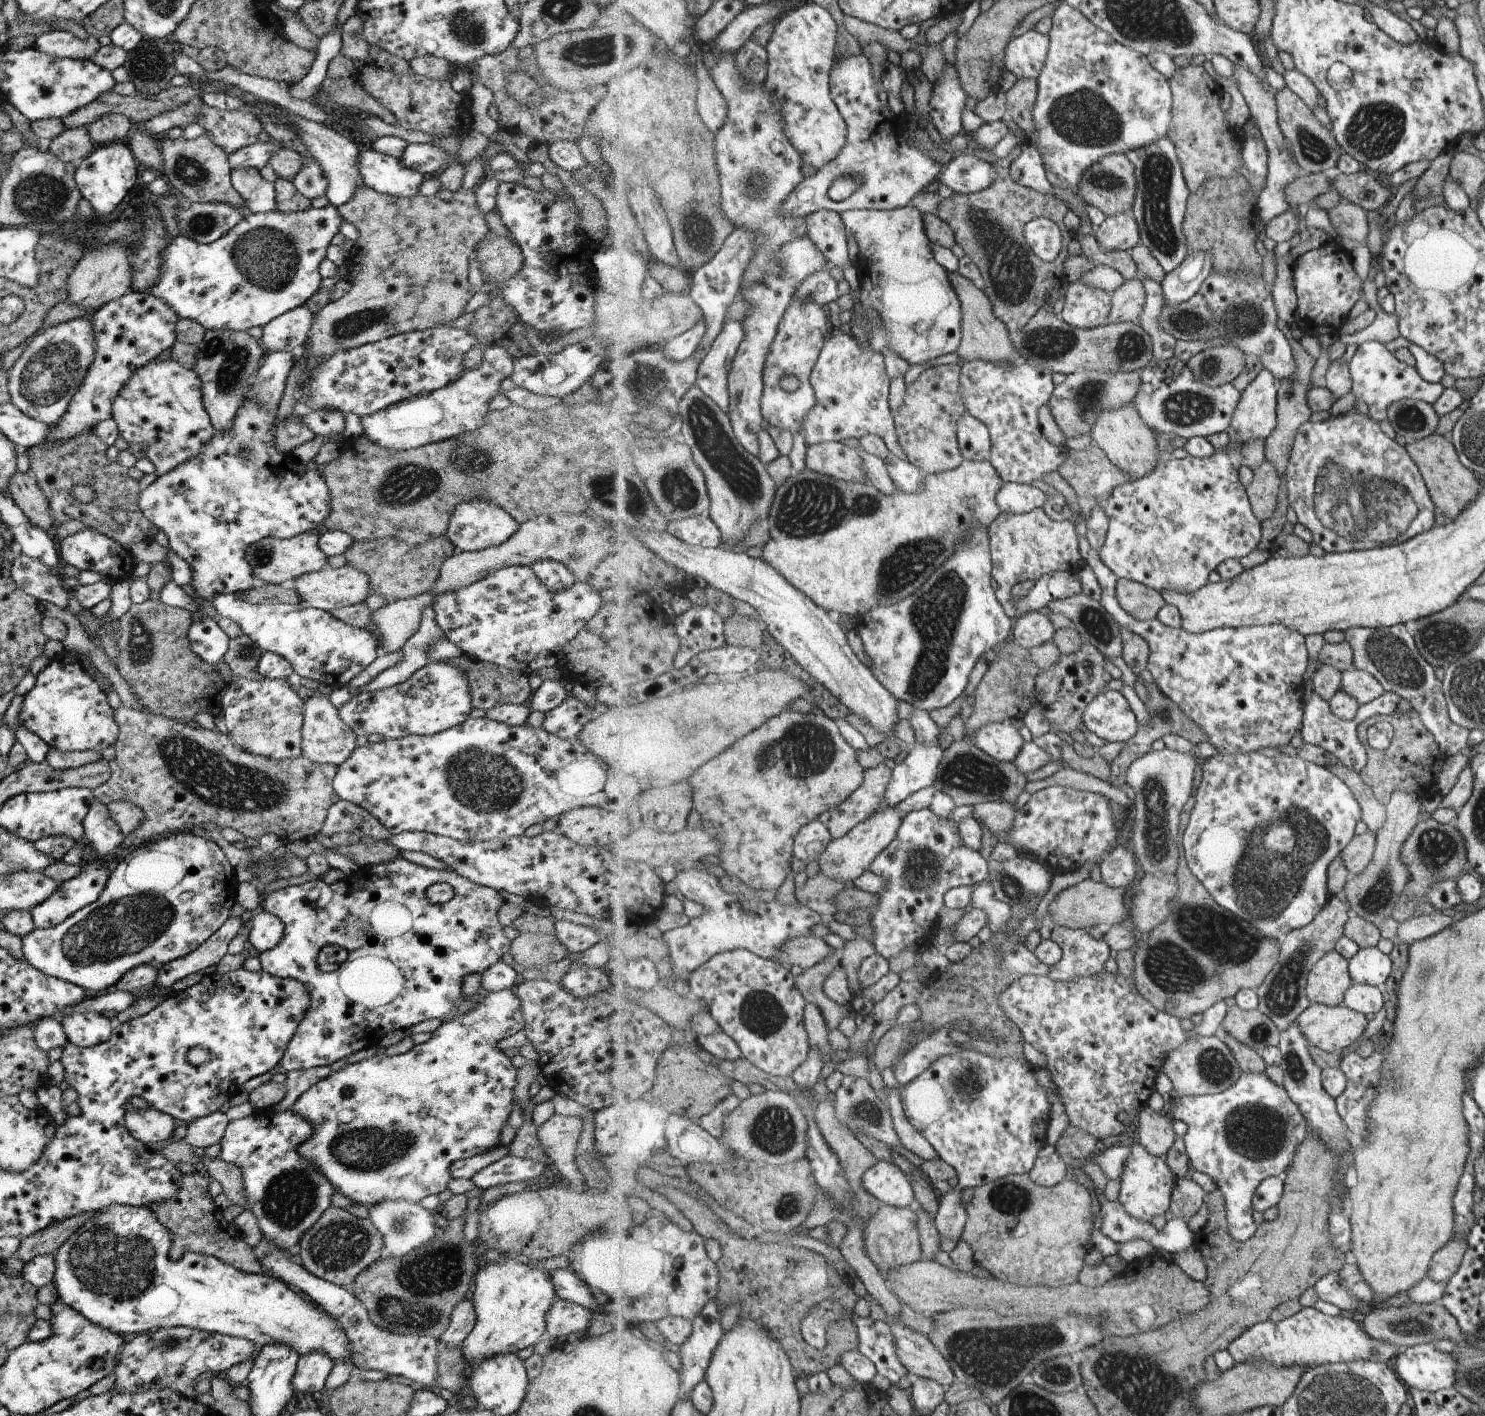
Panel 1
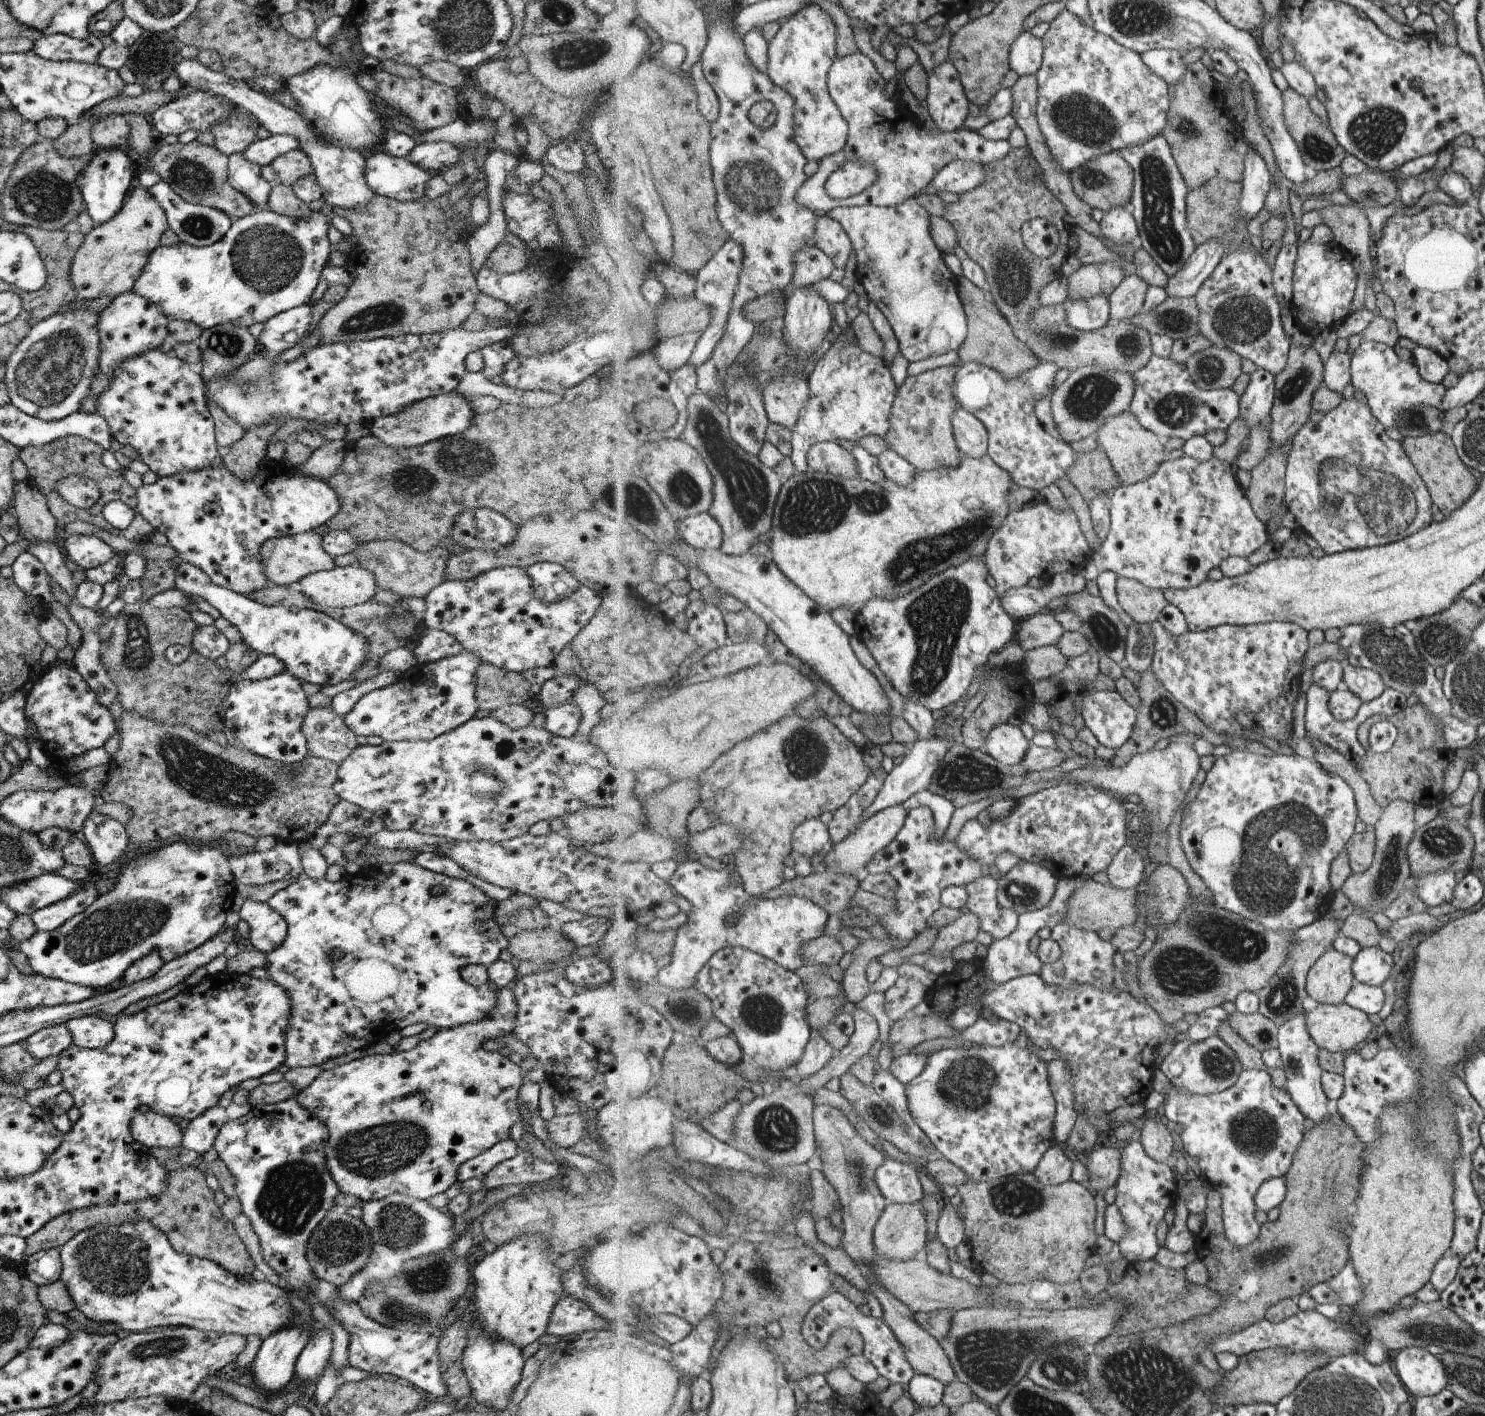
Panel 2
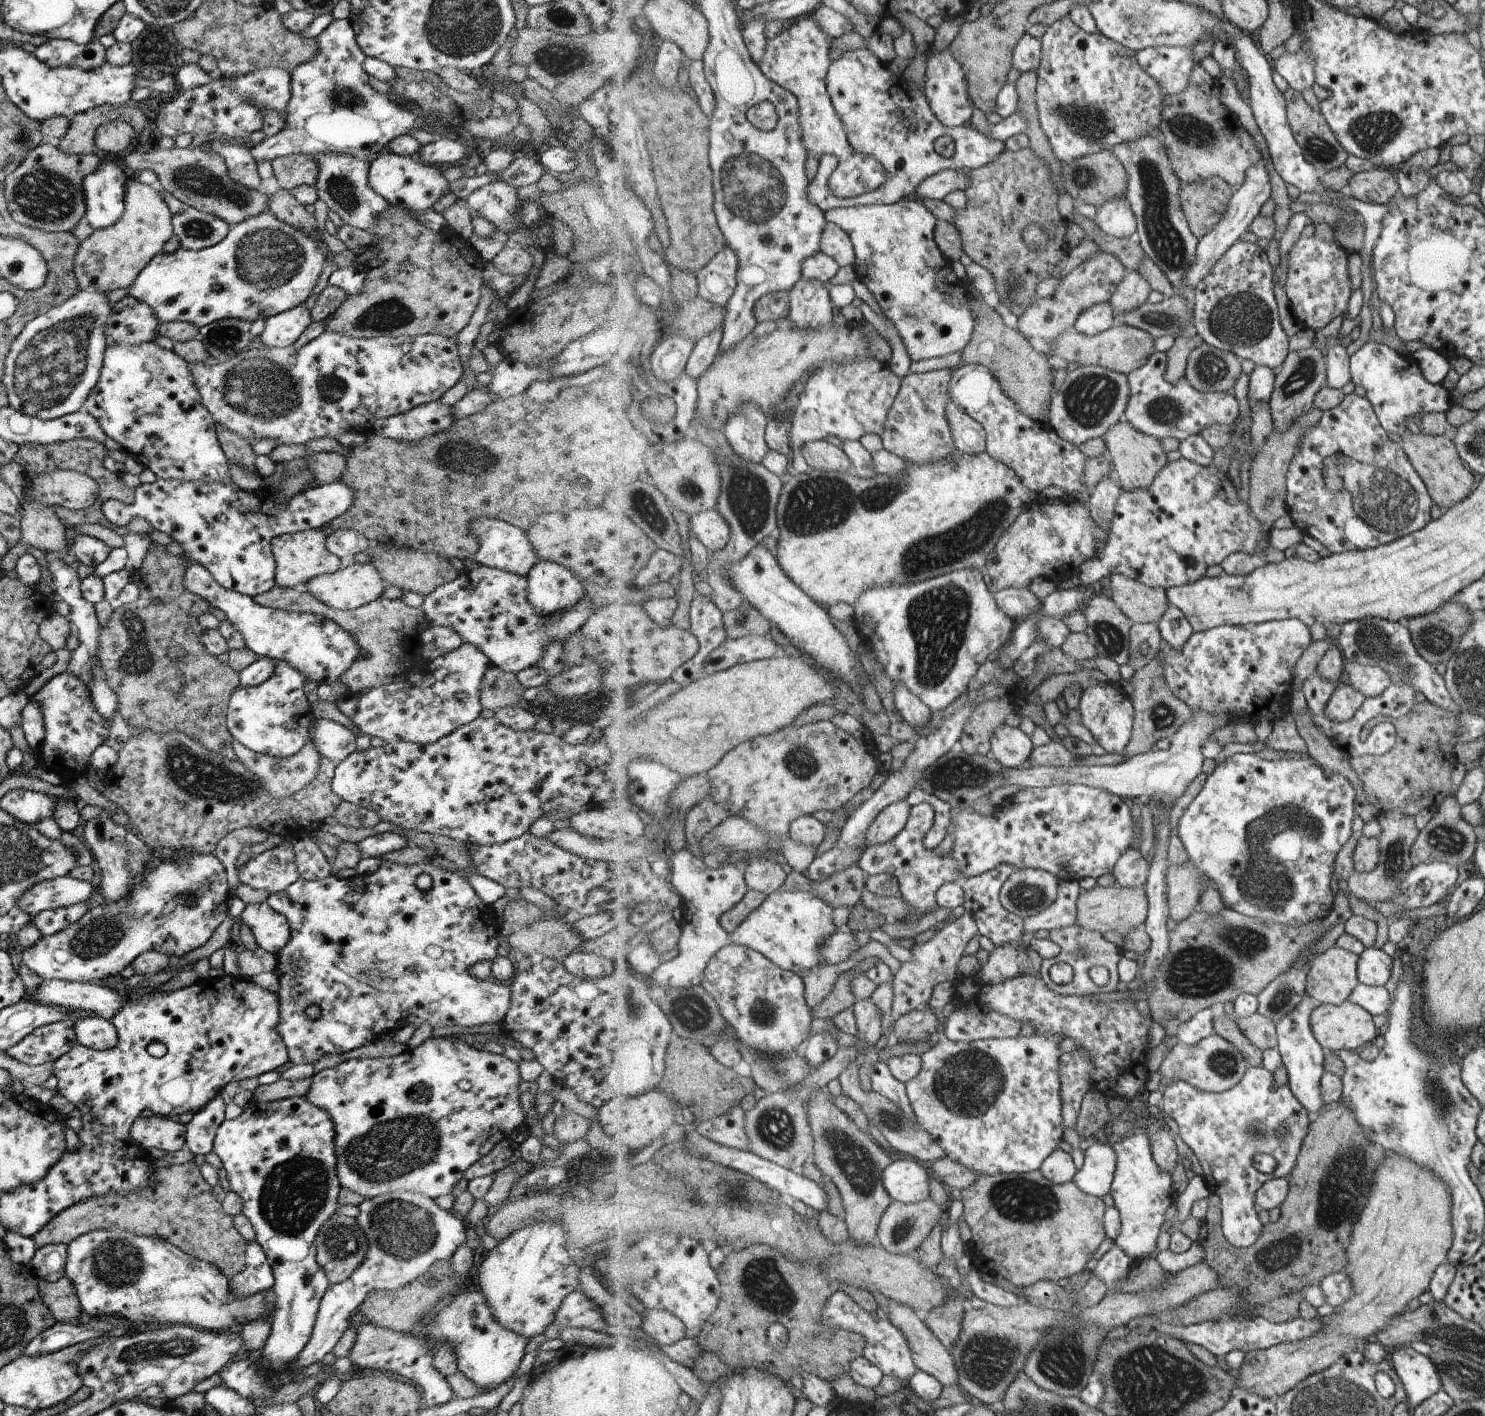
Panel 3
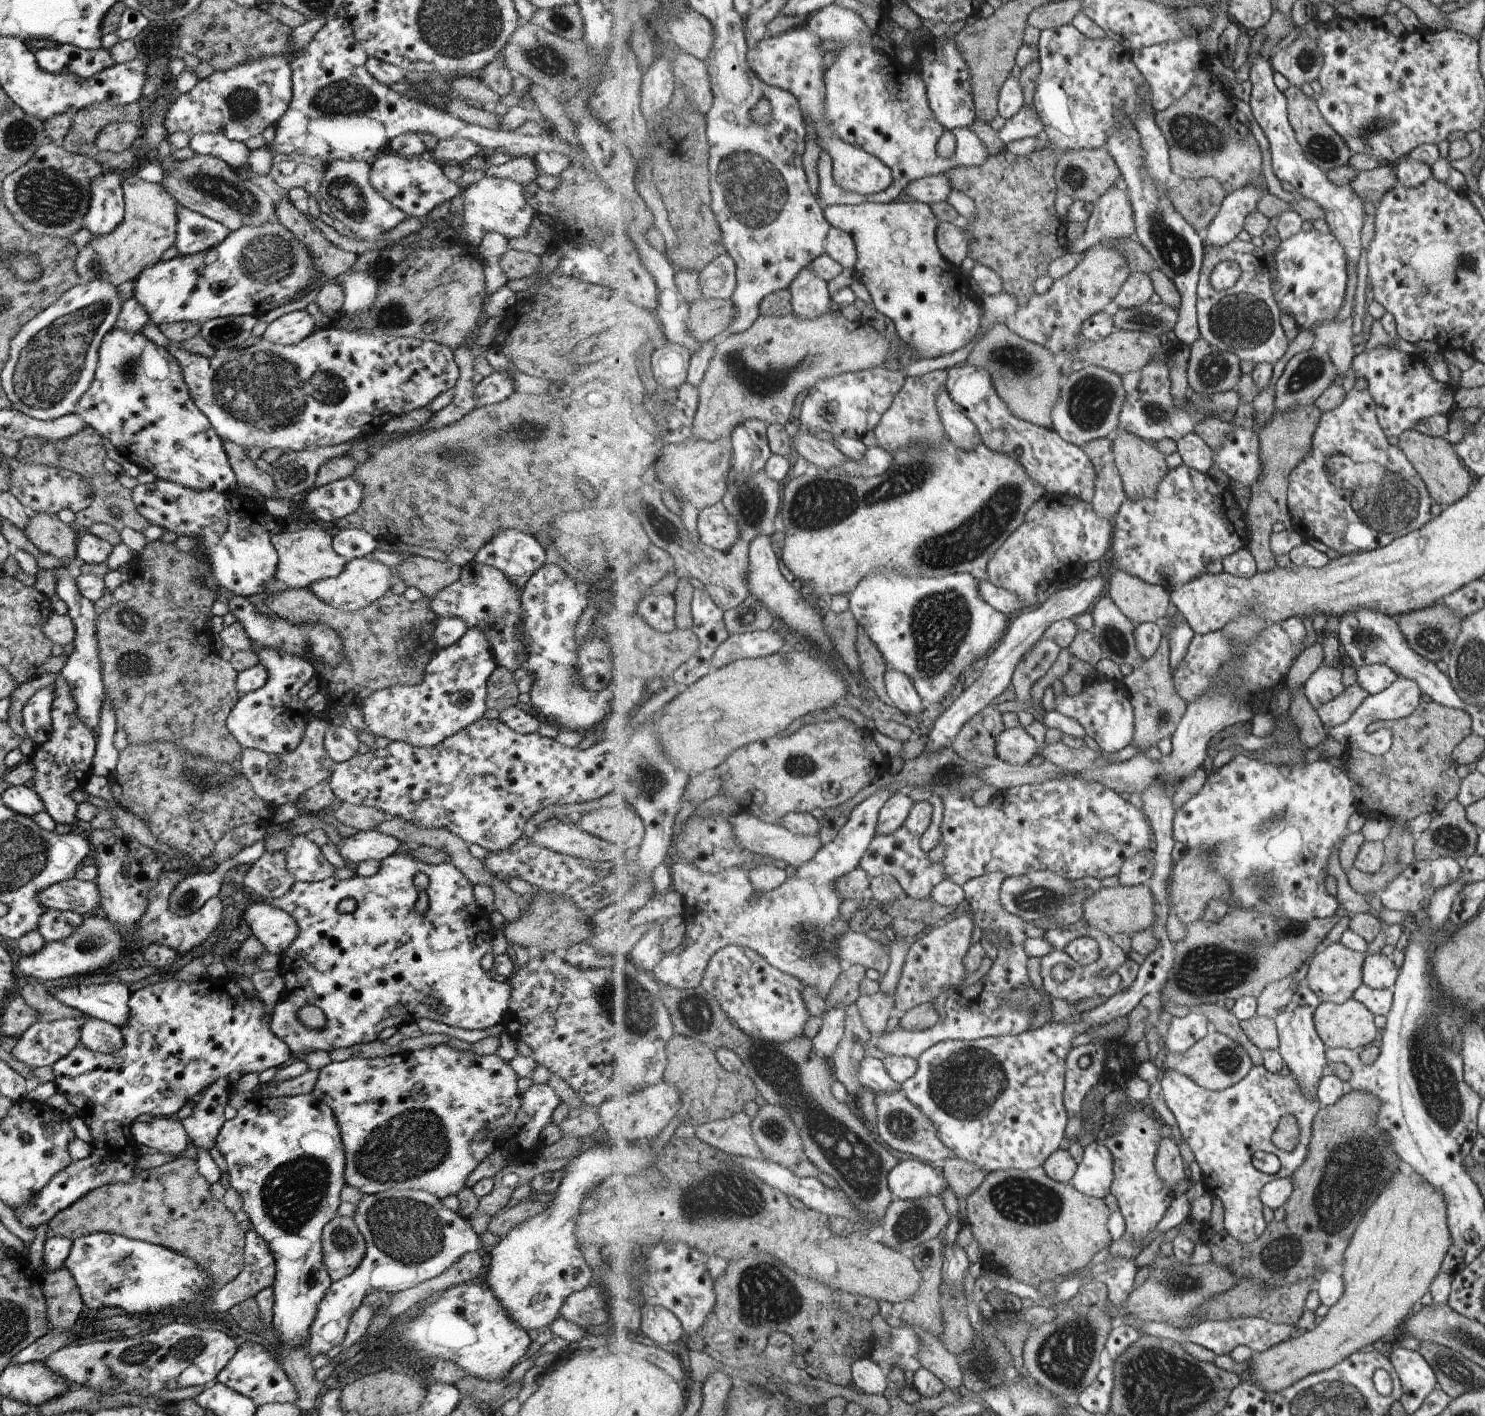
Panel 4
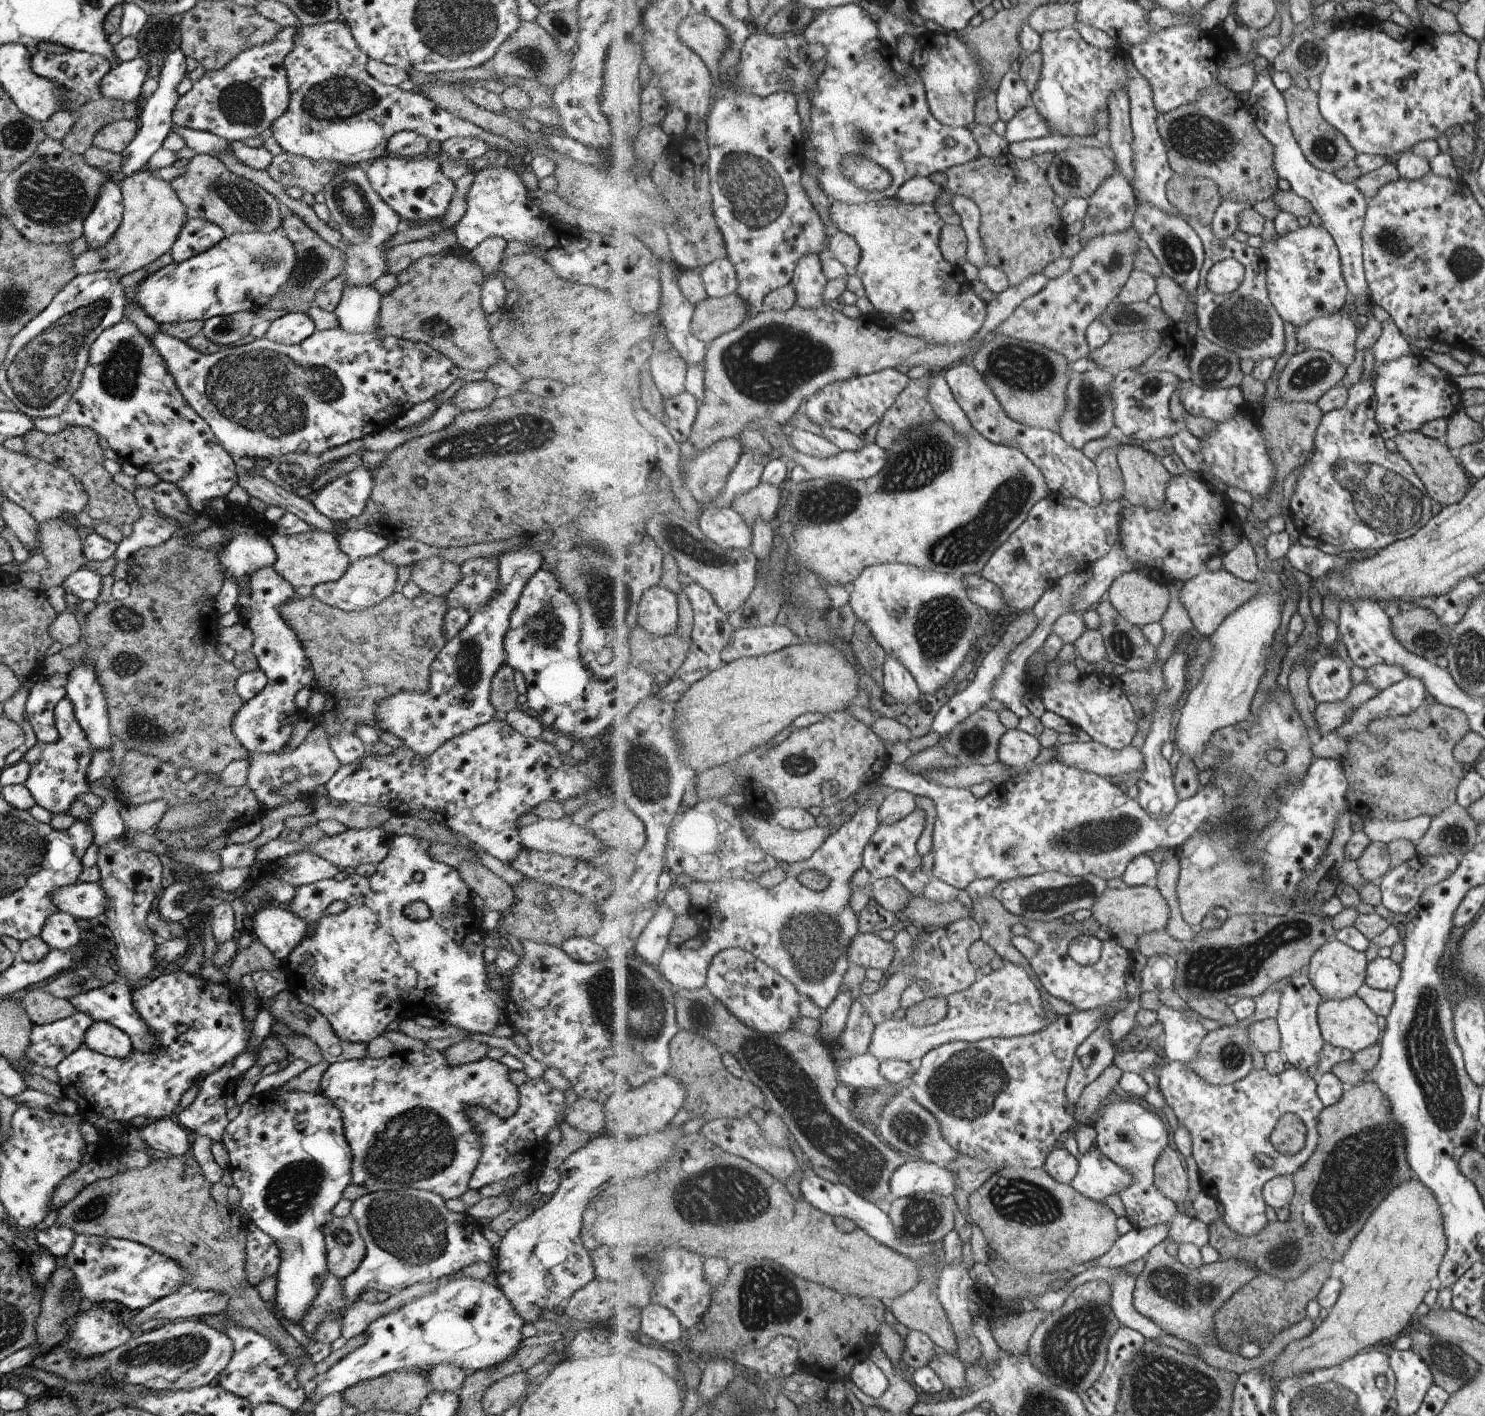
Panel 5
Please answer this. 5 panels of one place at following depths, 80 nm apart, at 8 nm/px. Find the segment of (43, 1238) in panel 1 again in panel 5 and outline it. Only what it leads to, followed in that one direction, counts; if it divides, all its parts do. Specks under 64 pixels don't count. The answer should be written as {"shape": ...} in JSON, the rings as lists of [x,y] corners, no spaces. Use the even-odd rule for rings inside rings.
{"shape":[[[151,1153],[149,1164],[140,1169],[127,1170],[109,1179],[98,1180],[88,1184],[67,1204],[57,1210],[55,1224],[67,1227],[75,1235],[99,1235],[114,1239],[127,1239],[152,1248],[155,1252],[171,1257],[186,1270],[183,1285],[185,1290],[213,1291],[229,1296],[230,1308],[234,1313],[233,1322],[239,1327],[251,1329],[258,1335],[268,1338],[286,1355],[289,1363],[300,1363],[296,1370],[295,1380],[301,1387],[303,1398],[307,1398],[317,1386],[314,1364],[303,1348],[283,1329],[283,1325],[274,1317],[264,1302],[259,1298],[256,1287],[246,1289],[244,1277],[245,1227],[235,1211],[219,1206],[209,1194],[209,1183],[203,1178],[198,1164],[191,1162],[190,1157],[171,1157]]]}

